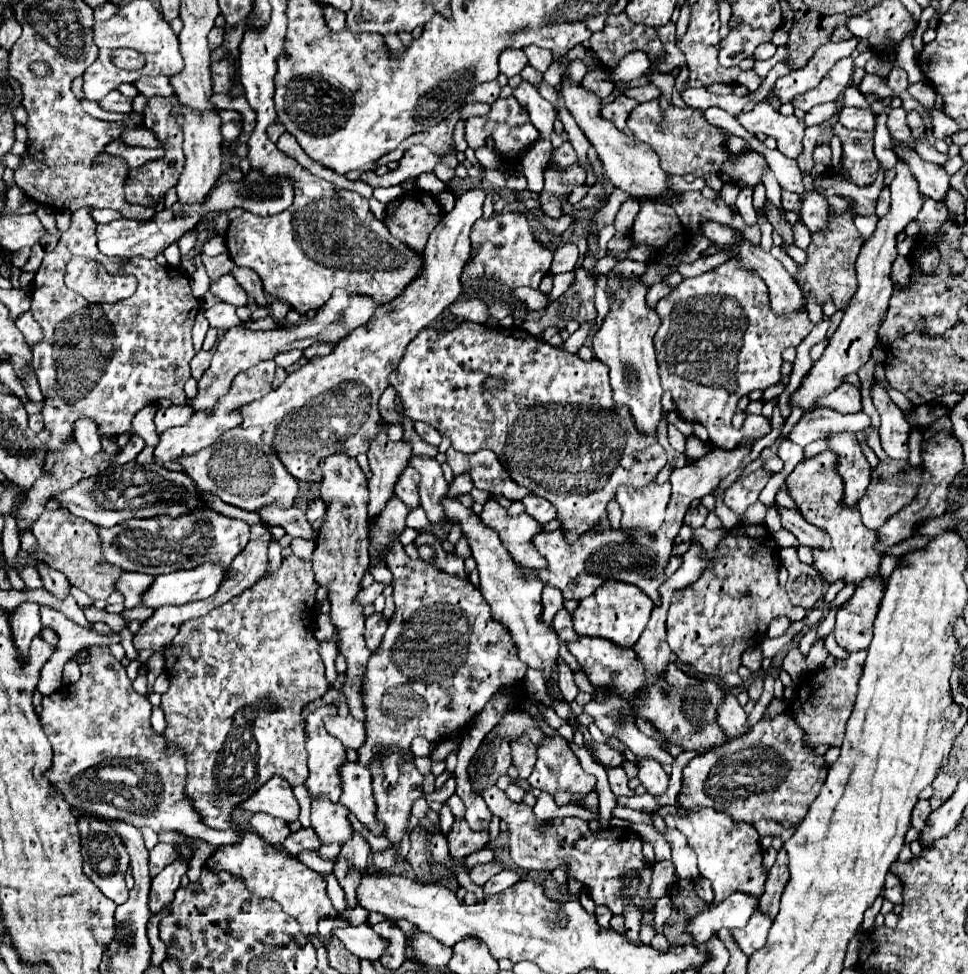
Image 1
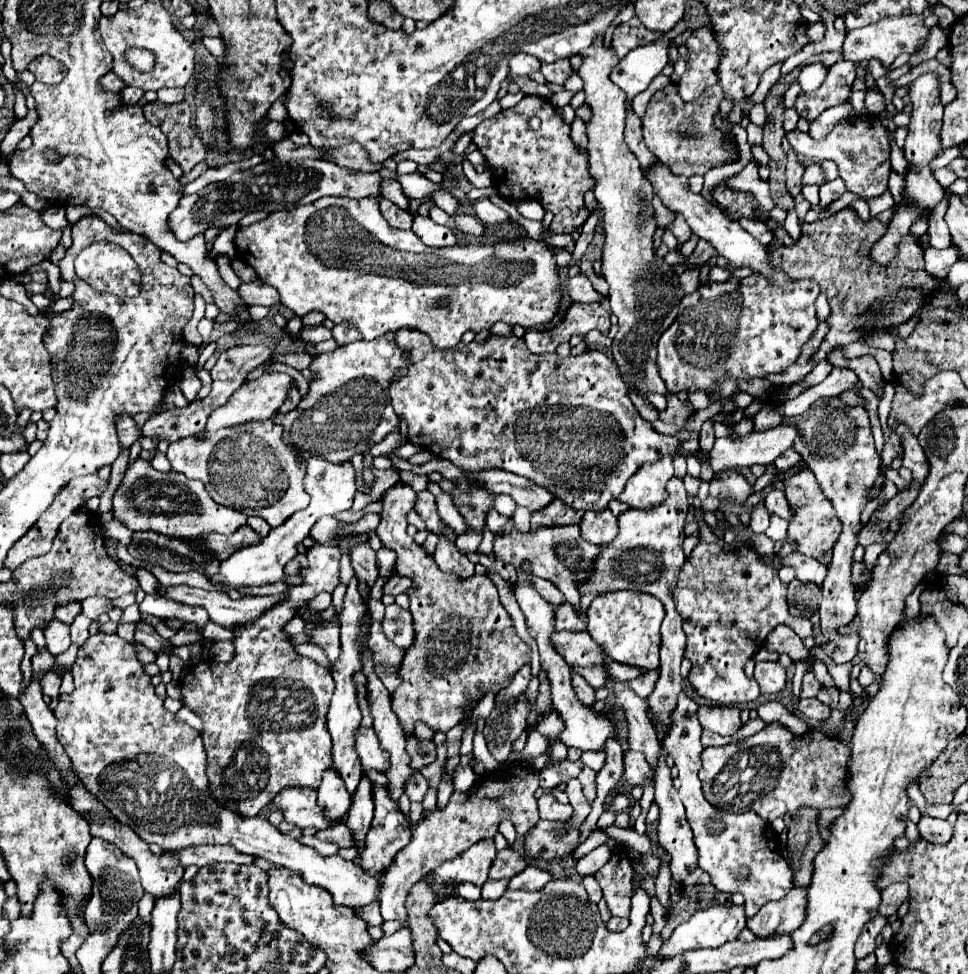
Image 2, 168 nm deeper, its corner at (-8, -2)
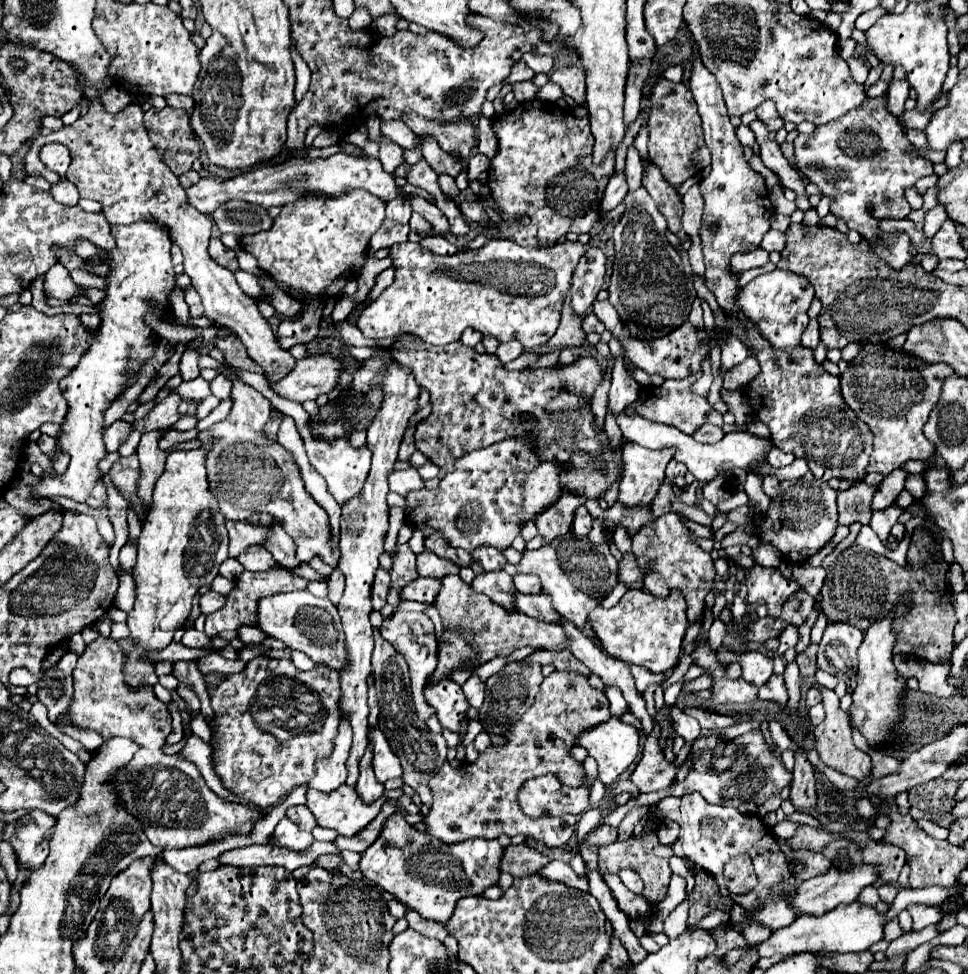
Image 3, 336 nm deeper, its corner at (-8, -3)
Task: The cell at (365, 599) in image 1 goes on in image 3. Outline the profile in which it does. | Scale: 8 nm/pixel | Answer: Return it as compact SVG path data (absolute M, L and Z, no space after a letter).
M417 578L409 582L405 588L401 588L399 596L403 600L413 600L413 602L425 602L431 604L437 596L437 588L441 588L441 582L437 578Z

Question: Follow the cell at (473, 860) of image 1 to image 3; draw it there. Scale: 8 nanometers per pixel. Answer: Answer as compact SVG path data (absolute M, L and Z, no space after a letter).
M395 812L387 818L379 838L361 854L359 870L369 880L391 892L411 910L427 920L445 922L453 914L455 902L465 896L479 896L485 888L495 886L499 878L501 844L497 840L465 840L465 844L441 844L417 832L405 818Z

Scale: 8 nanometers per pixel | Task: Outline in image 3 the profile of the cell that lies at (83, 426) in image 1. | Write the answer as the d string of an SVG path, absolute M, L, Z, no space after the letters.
M129 541L122 547L119 553L120 567L128 572L131 572L132 568L136 564L137 557L137 544L131 544Z

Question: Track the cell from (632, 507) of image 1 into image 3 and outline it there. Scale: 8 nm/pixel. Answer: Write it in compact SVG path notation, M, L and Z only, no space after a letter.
M627 442L623 446L623 478L619 484L619 502L625 506L649 506L665 480L665 468L673 450L649 450Z

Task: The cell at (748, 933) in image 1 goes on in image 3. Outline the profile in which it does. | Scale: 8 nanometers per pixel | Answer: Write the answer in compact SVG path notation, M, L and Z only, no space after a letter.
M867 864L851 866L849 872L841 872L837 868L829 868L829 872L823 874L823 876L815 876L815 878L799 882L799 886L789 894L787 902L789 902L789 906L793 908L793 912L797 916L823 916L825 912L833 910L839 904L855 902L859 892L861 892L861 888L865 888L869 884L875 884L877 878L879 878L877 870L873 866L867 866Z

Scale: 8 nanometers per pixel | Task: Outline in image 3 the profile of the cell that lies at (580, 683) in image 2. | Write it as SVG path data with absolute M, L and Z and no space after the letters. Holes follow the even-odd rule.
M553 672L543 678L541 690L535 696L533 706L521 716L507 736L505 746L491 746L479 754L477 762L453 768L445 762L437 774L431 776L429 788L433 792L433 806L423 818L425 832L445 844L465 842L469 838L493 840L499 834L533 836L549 848L565 846L575 832L579 816L563 814L560 817L527 818L517 804L523 780L557 772L565 784L581 784L583 764L569 758L569 748L577 746L577 732L609 720L609 700L605 692L589 686L587 678L577 672ZM539 766L539 768L537 768Z

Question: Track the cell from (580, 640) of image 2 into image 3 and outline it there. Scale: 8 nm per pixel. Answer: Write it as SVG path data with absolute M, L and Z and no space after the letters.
M461 576L441 578L441 590L435 604L441 612L443 624L449 630L459 630L469 636L469 644L473 644L481 664L495 656L509 656L513 650L523 646L539 650L565 650L569 646L569 638L559 624L541 624L539 620L533 620L521 612L505 612L505 608L493 604L487 596L477 594L467 582L461 580Z

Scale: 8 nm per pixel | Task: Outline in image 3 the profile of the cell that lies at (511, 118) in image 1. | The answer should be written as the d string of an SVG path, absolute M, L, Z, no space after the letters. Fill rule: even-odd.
M529 100L493 118L493 132L497 136L497 154L487 170L487 186L503 210L501 238L511 238L521 246L547 248L569 232L589 232L597 222L597 200L601 200L615 168L613 156L605 164L595 166L595 170L589 164L589 152L593 150L589 118L575 118L551 102ZM519 214L527 214L531 224L517 226L513 218Z

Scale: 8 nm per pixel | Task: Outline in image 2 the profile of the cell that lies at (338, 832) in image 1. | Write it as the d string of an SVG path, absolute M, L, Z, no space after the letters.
M331 767L325 769L323 781L317 793L319 793L317 803L325 809L327 817L343 819L347 815L351 807L351 793L345 789L345 783L341 783L341 777L337 775L337 771L333 771Z

